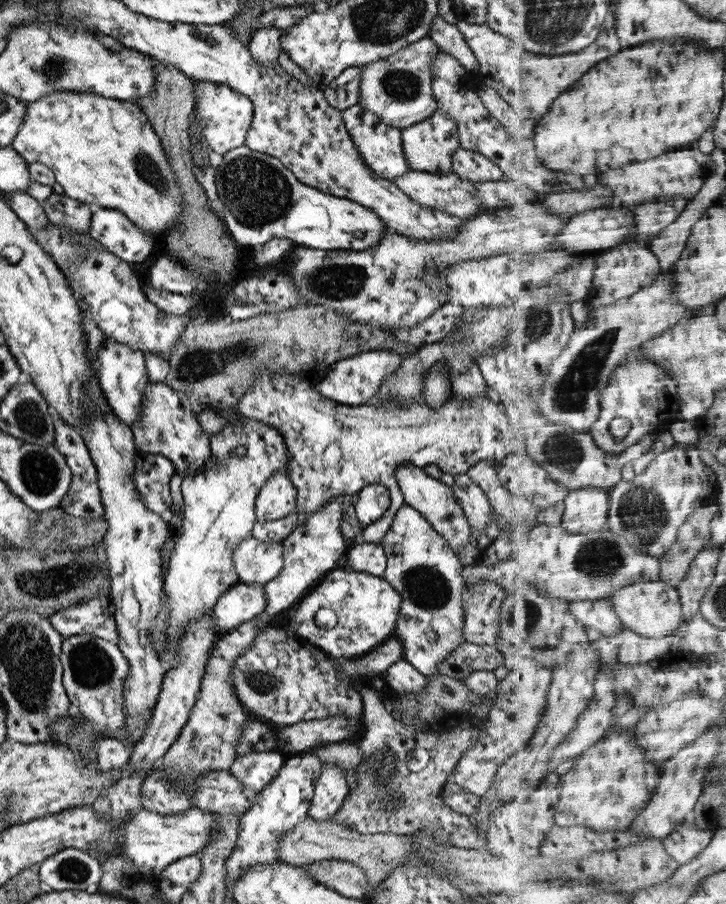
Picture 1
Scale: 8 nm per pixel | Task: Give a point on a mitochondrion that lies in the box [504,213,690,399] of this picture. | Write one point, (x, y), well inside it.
(544, 320)

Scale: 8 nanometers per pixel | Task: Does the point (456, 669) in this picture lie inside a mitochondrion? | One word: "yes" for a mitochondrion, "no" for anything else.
no

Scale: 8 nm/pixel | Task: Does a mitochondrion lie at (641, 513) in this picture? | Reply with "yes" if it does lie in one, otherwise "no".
yes

